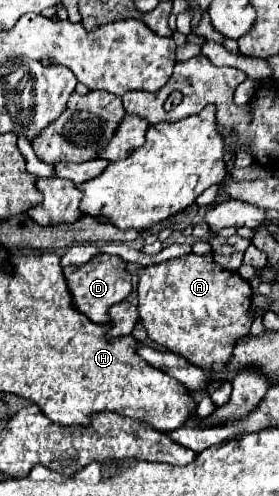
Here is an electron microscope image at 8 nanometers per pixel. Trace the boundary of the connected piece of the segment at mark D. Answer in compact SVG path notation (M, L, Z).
M97 254L91 258L91 262L83 266L67 266L63 268L67 286L71 290L73 302L81 314L85 314L89 320L97 324L107 324L109 318L109 308L117 302L123 302L133 286L131 286L131 274L127 272L127 262L121 256L111 256L111 254Z

